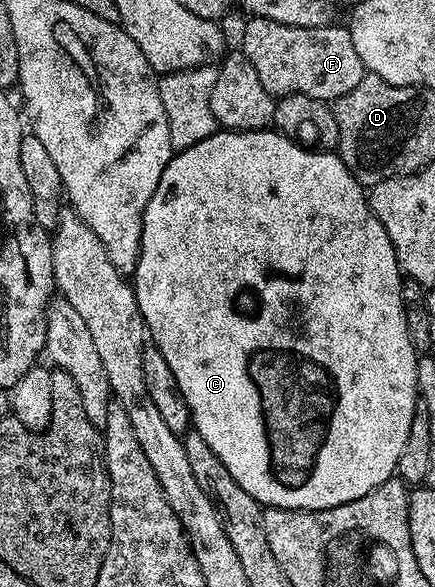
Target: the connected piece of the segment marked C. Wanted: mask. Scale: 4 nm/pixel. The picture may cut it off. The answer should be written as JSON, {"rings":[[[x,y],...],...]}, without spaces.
{"rings":[[[273,128],[264,130],[227,130],[218,129],[216,133],[207,136],[207,140],[199,140],[199,144],[191,144],[191,148],[178,150],[173,159],[163,168],[163,176],[159,176],[159,184],[147,200],[147,208],[143,212],[143,232],[141,233],[141,247],[139,248],[139,260],[131,275],[131,285],[139,312],[145,321],[145,328],[152,345],[163,352],[163,360],[167,360],[171,372],[175,372],[175,380],[179,384],[179,392],[189,409],[192,429],[223,460],[227,472],[239,480],[239,488],[247,492],[256,502],[265,508],[278,510],[322,510],[323,508],[335,508],[339,504],[347,504],[351,500],[359,500],[359,496],[367,496],[379,484],[383,484],[388,478],[394,477],[399,455],[403,452],[403,444],[407,444],[407,432],[411,432],[411,416],[415,412],[415,404],[419,401],[417,393],[417,359],[419,353],[412,346],[411,336],[407,330],[407,316],[404,314],[403,296],[401,287],[403,283],[403,271],[397,262],[397,253],[391,244],[391,236],[387,236],[387,228],[375,216],[375,212],[369,207],[366,187],[355,180],[355,176],[347,168],[343,159],[333,152],[311,150],[292,142],[285,134]]]}

